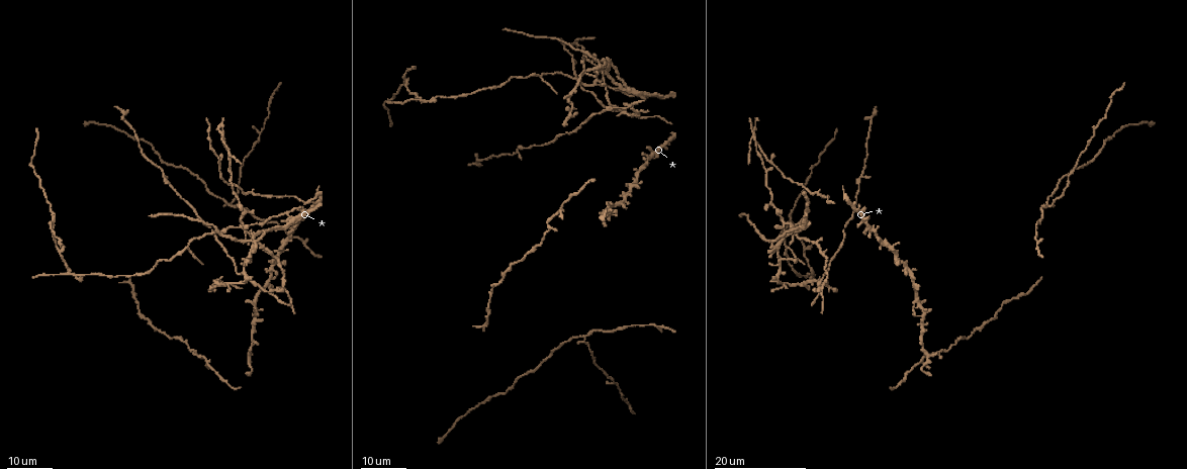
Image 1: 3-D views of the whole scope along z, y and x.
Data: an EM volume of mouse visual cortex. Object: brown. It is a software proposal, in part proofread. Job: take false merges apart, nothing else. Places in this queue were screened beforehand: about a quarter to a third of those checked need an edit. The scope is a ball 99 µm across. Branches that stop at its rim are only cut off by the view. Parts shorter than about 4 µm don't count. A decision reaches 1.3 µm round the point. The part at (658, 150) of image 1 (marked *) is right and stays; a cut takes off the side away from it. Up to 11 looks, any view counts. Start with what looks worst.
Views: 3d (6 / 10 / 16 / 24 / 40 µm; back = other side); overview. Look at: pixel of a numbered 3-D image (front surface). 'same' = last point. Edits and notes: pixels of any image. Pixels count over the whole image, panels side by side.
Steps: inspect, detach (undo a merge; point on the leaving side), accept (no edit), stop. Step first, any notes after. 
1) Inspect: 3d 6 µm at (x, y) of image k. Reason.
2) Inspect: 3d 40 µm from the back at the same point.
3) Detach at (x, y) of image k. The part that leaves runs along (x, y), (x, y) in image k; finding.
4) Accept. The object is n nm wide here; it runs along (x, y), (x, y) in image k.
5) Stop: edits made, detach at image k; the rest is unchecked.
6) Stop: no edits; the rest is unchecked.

Inspect: 3d 24 µm at (68, 274) of image 1. Side arm on a straight run.

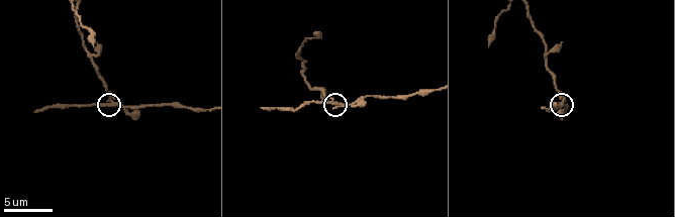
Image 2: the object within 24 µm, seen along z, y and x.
Inspect: 3d 10 µm at (333, 104) of image 2.

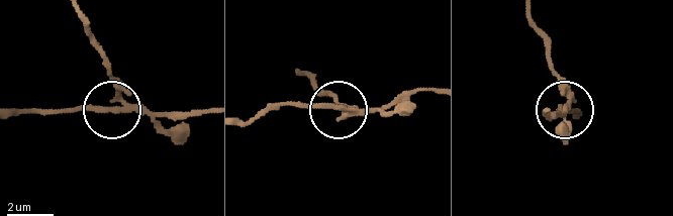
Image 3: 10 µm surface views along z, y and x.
Detach at (163, 127) of image 3. 3 arms meet here; the part that leaves runs along (133, 105), (119, 94), (85, 18) in image 3; two cells meet here.

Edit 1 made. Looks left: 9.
Inspect: 3d 16 µm at (242, 229) of image 1. Small branch off a trunk.

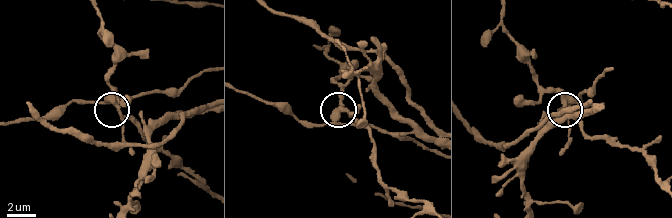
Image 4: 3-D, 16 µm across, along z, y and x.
Inspect: 3d 10 µm at (341, 112) of image 4.

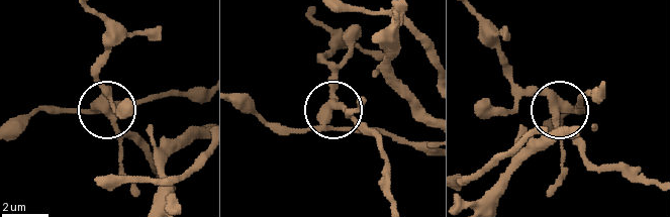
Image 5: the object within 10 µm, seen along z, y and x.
Detach at (116, 127) of image 5. The part that leaves runs along (320, 125), (342, 110), (371, 133), (388, 168), (392, 203) in image 5; a second cell is stuck on.

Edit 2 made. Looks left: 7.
Inspect: overview.

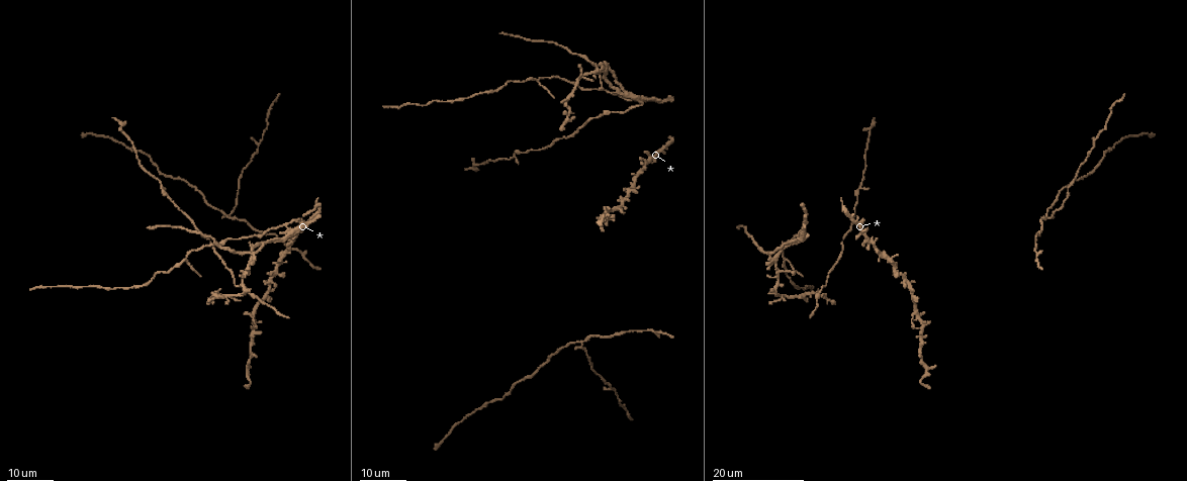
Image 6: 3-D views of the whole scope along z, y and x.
Inspect: 3d 16 µm at (1049, 217) of image 6. Three arms meet.

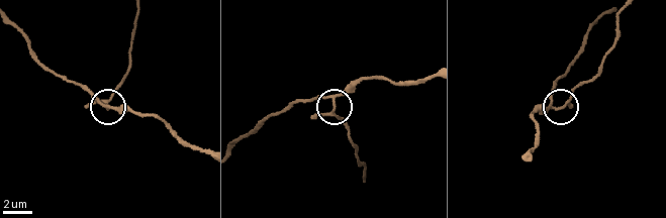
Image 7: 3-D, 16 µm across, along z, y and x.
Inspect: 3d 10 µm at (108, 107) of image 7.

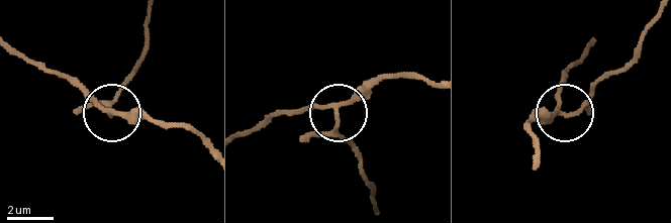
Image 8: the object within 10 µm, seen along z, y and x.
Accept. 3 arms meet here; continuous, no second cell.

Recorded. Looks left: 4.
Inspect: 3d 24 µm at (186, 258) of image 6.

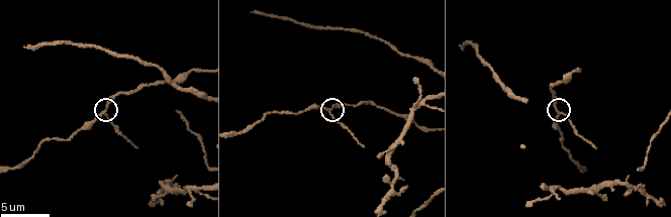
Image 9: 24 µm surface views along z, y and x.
Inspect: 3d 6 µm at (564, 115) of image 9. Closer look.

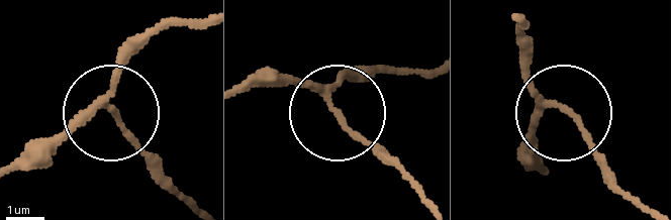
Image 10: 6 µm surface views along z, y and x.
Accept. 3 arms meet here; it runs along (434, 69), (366, 69), (330, 98), (333, 113), (392, 161) in image 10; continuous, no second cell.

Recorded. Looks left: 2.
Inspect: 3d 24 µm at (285, 225) of image 6. Side arm on a straight run.

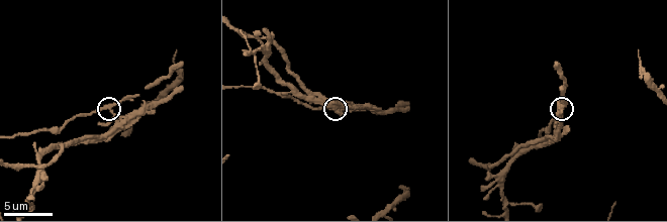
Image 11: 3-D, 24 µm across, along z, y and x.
Inspect: 3d 6 µm at (106, 108) of image 11.

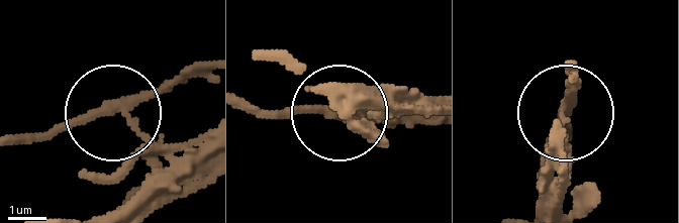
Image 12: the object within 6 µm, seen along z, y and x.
Detach at (171, 158) of image 12. A second cell is stuck on.

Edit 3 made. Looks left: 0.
Stop: edits made, detach at image 3, detach at image 5, detach at image 12; the rest is unchecked.

